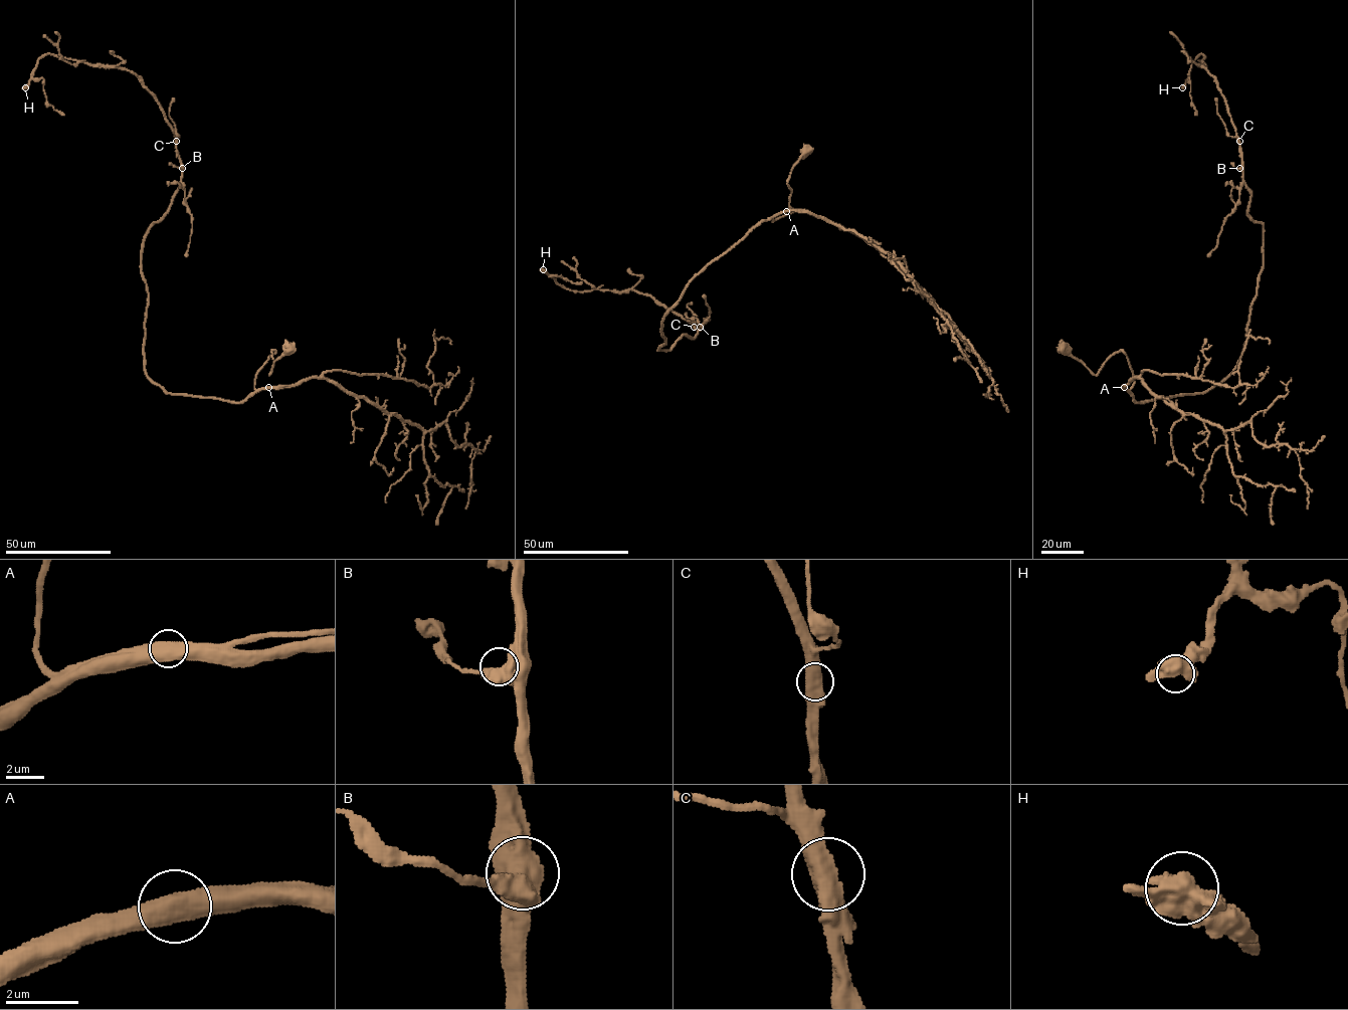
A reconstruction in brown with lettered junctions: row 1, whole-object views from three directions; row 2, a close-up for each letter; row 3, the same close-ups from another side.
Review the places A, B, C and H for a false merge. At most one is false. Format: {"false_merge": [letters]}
{"false_merge": []}

